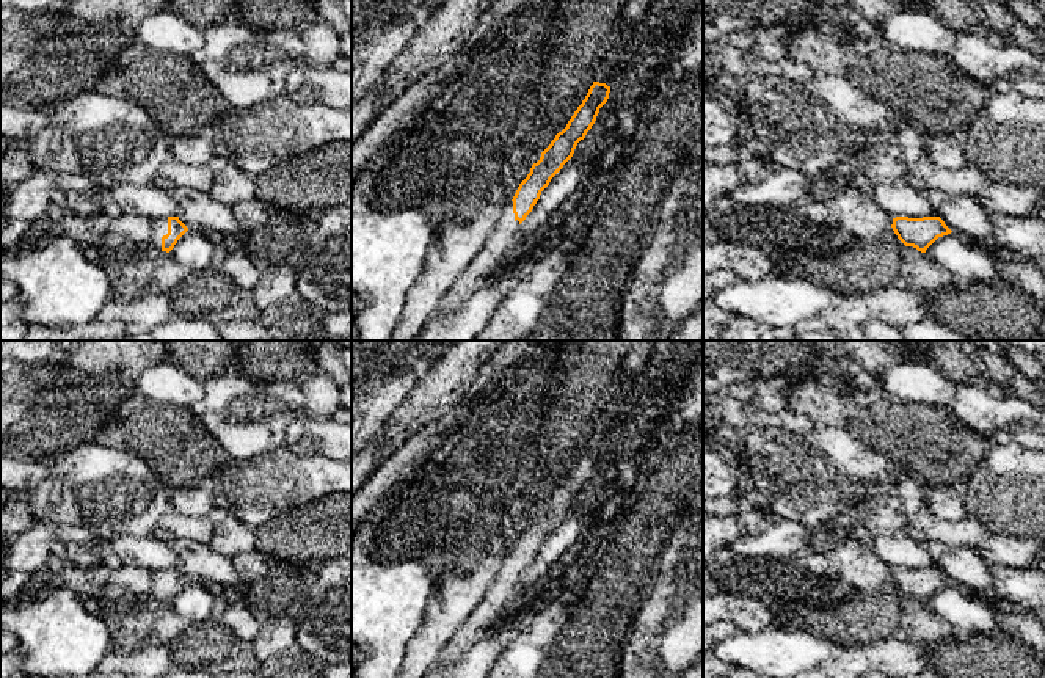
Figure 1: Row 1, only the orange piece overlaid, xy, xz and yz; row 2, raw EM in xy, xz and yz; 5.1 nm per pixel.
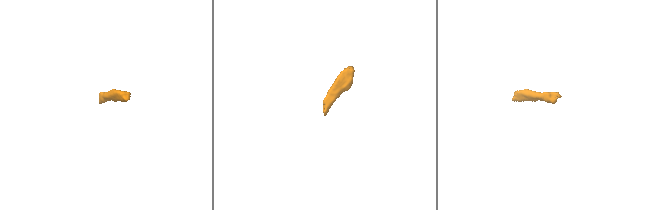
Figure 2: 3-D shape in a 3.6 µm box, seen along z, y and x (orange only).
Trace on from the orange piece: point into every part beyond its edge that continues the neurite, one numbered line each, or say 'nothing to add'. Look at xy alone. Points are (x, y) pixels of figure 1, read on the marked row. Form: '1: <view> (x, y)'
1: xy (159, 226)

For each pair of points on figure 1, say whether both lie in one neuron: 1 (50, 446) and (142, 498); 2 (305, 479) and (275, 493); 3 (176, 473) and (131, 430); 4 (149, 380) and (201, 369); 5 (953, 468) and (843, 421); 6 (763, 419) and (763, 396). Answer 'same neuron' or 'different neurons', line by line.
1: different neurons
2: same neuron
3: same neuron
4: different neurons
5: same neuron
6: different neurons

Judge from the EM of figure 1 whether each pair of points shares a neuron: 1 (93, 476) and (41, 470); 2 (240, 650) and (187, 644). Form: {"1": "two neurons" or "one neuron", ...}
{"1": "two neurons", "2": "one neuron"}

